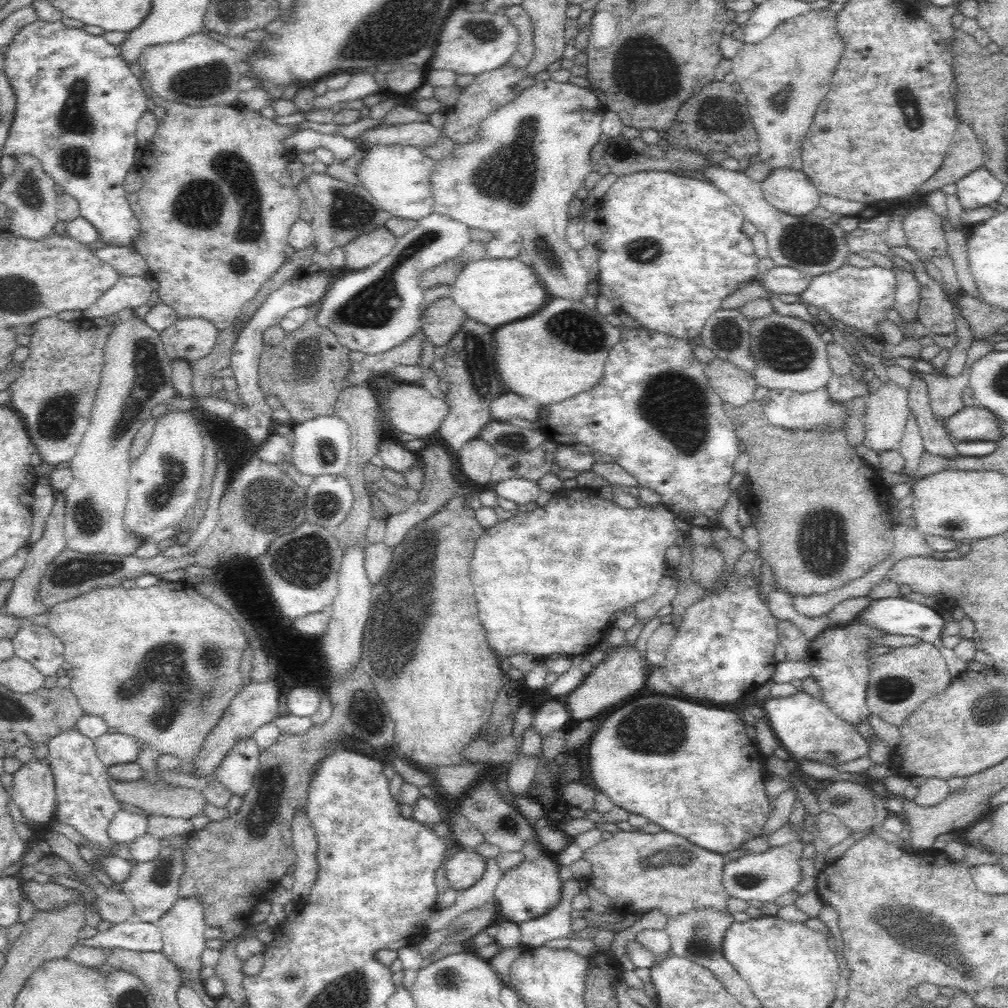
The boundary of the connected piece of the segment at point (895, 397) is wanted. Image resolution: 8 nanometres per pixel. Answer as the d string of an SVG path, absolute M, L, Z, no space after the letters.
M890 380L866 396L863 420L866 448L877 453L896 449L910 413L908 398L909 391Z

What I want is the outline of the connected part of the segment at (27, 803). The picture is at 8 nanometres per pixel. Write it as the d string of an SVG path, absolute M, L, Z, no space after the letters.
M32 758L13 774L11 798L28 824L40 826L55 818L57 794L50 764Z

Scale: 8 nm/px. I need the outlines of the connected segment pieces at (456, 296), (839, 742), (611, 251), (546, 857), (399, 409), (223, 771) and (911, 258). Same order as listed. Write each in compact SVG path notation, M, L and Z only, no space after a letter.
M490 258L472 261L458 274L453 285L451 297L454 303L468 317L491 327L524 318L536 312L546 302L546 289L538 281L537 274L531 265L526 265L516 258Z
M797 691L788 697L763 696L761 701L766 722L779 745L798 763L816 760L830 766L842 765L867 756L870 750L862 730L838 718L824 703L806 692Z
M642 171L619 176L604 196L596 203L597 218L595 222L601 230L601 238L596 246L599 250L598 265L600 269L601 292L608 298L614 308L619 308L622 313L629 314L636 319L642 328L672 335L679 339L691 339L700 335L707 318L714 314L722 301L742 284L756 281L760 277L759 258L754 250L752 239L742 231L742 222L745 219L742 209L734 204L728 195L724 194L716 185L696 178L678 176L673 172Z
M541 847L541 858L532 862L524 859L517 867L503 872L496 885L493 900L498 903L498 911L504 918L514 922L524 922L546 914L560 902L563 882L560 878L557 854Z
M411 383L388 389L385 408L396 432L406 432L416 438L434 434L448 412L444 400L432 396L423 386Z
M248 737L239 740L226 753L215 773L216 778L232 795L242 797L251 789L253 778L259 768L261 751L253 737Z
M891 246L890 250L913 266L913 274L916 276L920 289L920 304L917 318L930 332L934 334L952 334L956 332L954 308L950 299L946 297L942 284L932 279L922 265L920 257L909 246Z

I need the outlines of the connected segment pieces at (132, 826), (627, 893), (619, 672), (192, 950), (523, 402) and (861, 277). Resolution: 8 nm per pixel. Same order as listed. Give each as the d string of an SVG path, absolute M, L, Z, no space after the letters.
M120 809L110 821L106 834L114 843L130 844L147 833L148 819L138 813Z
M666 830L655 834L638 831L616 832L609 839L602 839L596 846L585 850L581 858L591 864L592 873L590 878L586 879L587 884L591 884L600 894L611 900L608 911L615 911L624 917L639 912L645 913L654 908L659 908L669 917L699 908L712 907L724 913L728 911L727 900L731 896L722 885L725 855L700 848L673 832Z
M622 643L615 650L608 653L602 661L595 665L590 674L585 675L582 683L566 696L561 696L560 701L566 703L570 718L581 720L592 718L600 714L606 707L616 705L627 696L632 696L645 685L647 670L642 668L640 652L634 645L627 646Z
M193 896L179 897L172 908L155 922L161 930L163 947L162 954L176 965L182 973L182 984L192 988L196 982L200 982L200 973L203 969L202 952L206 949L205 923L203 904Z
M509 391L502 392L490 404L491 415L496 421L507 421L511 418L538 421L542 407L543 405L533 398Z
M844 264L838 270L826 273L813 278L808 288L802 294L798 294L798 302L823 308L826 313L846 326L853 326L863 331L876 341L884 341L878 324L886 319L886 310L894 308L897 289L894 272L877 265L870 268L858 268Z

